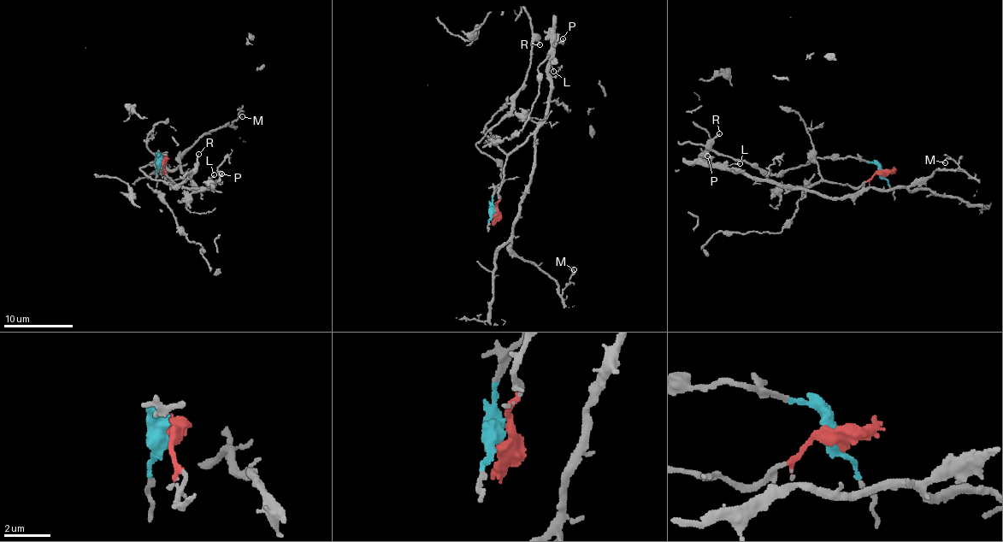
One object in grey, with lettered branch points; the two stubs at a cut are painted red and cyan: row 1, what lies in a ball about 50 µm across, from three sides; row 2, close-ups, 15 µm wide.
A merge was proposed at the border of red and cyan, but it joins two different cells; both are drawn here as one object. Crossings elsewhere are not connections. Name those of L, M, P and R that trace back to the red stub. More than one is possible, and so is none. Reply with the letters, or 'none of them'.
L, M, P

